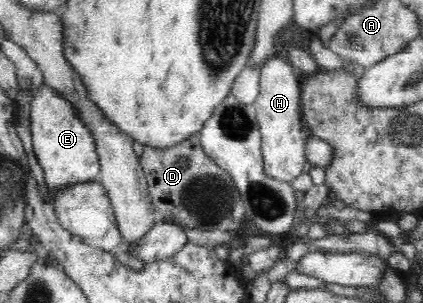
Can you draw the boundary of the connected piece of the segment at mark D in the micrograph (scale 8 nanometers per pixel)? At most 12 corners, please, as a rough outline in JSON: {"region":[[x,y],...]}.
{"region":[[197,134],[139,162],[162,221],[237,231],[231,175]]}

